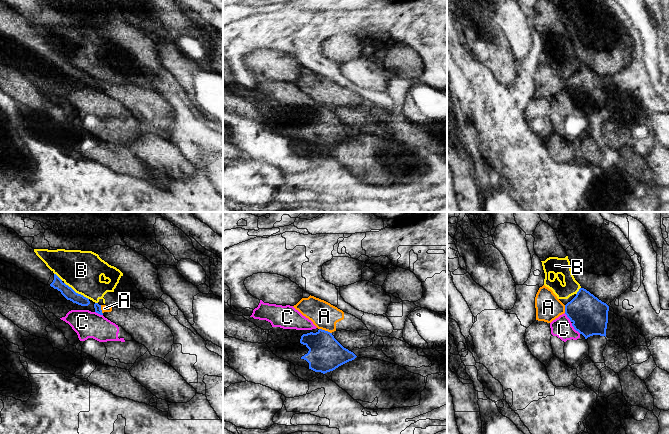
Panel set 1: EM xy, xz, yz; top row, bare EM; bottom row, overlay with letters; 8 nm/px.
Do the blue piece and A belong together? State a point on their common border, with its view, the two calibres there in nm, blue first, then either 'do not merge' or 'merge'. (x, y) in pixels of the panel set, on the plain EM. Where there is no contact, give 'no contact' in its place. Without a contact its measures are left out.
xz (325, 107) | 280/220 nm | do not merge

